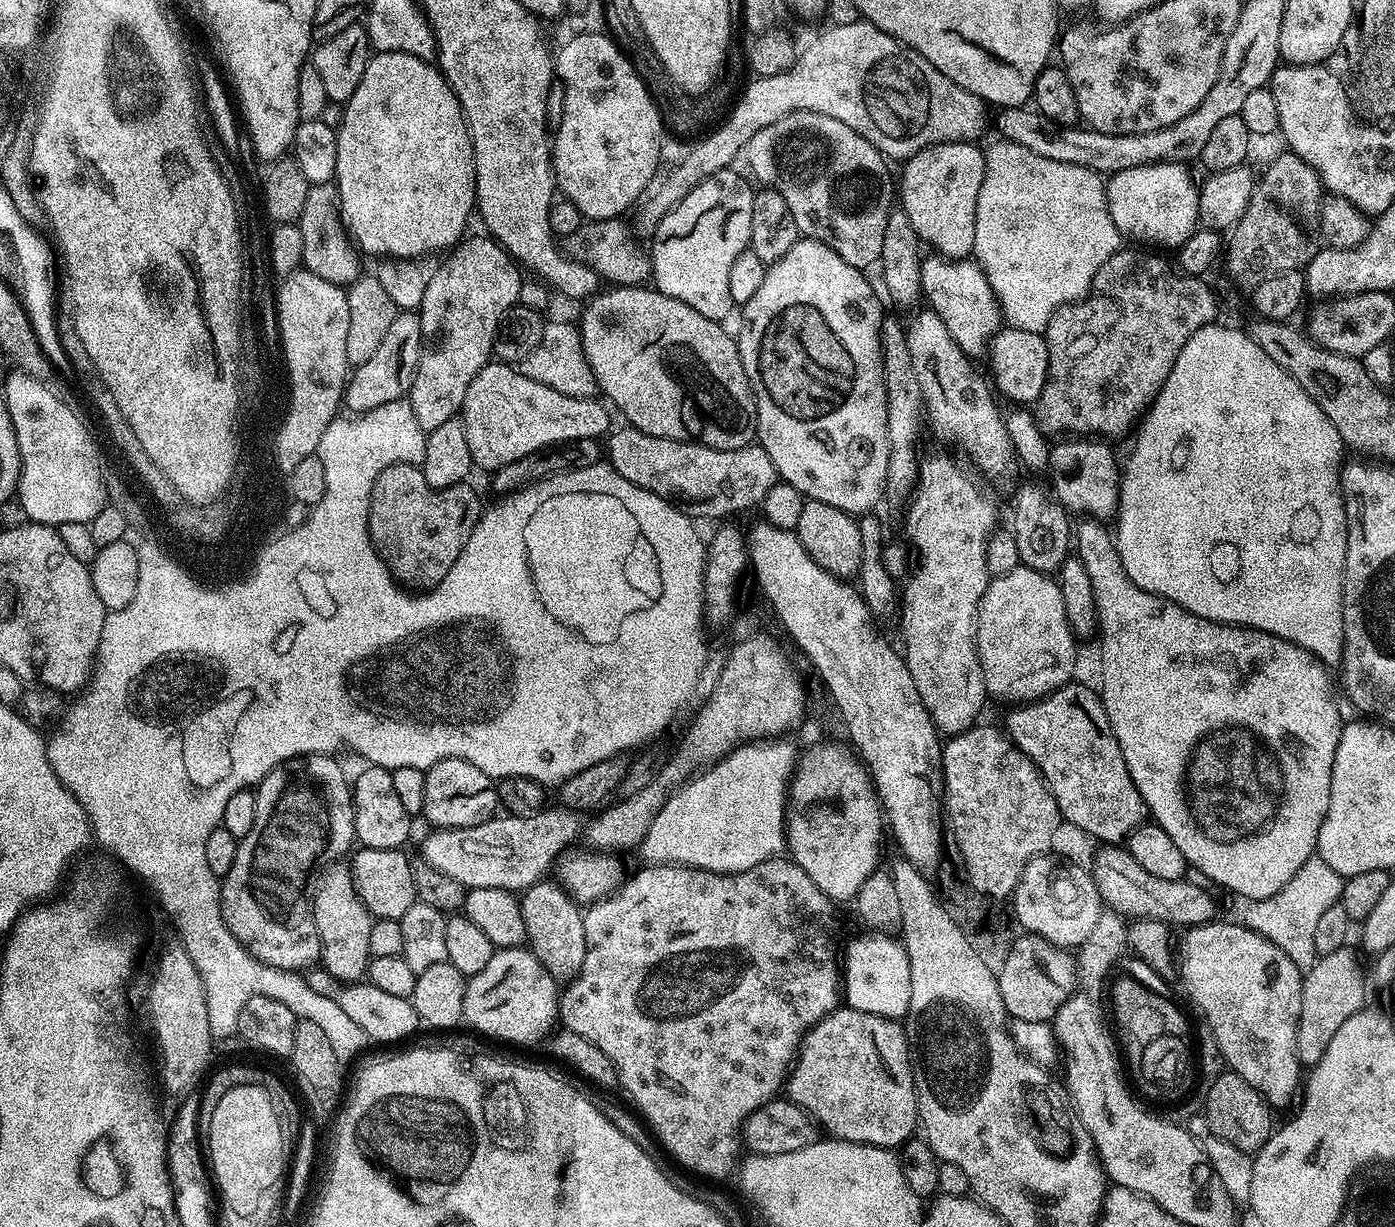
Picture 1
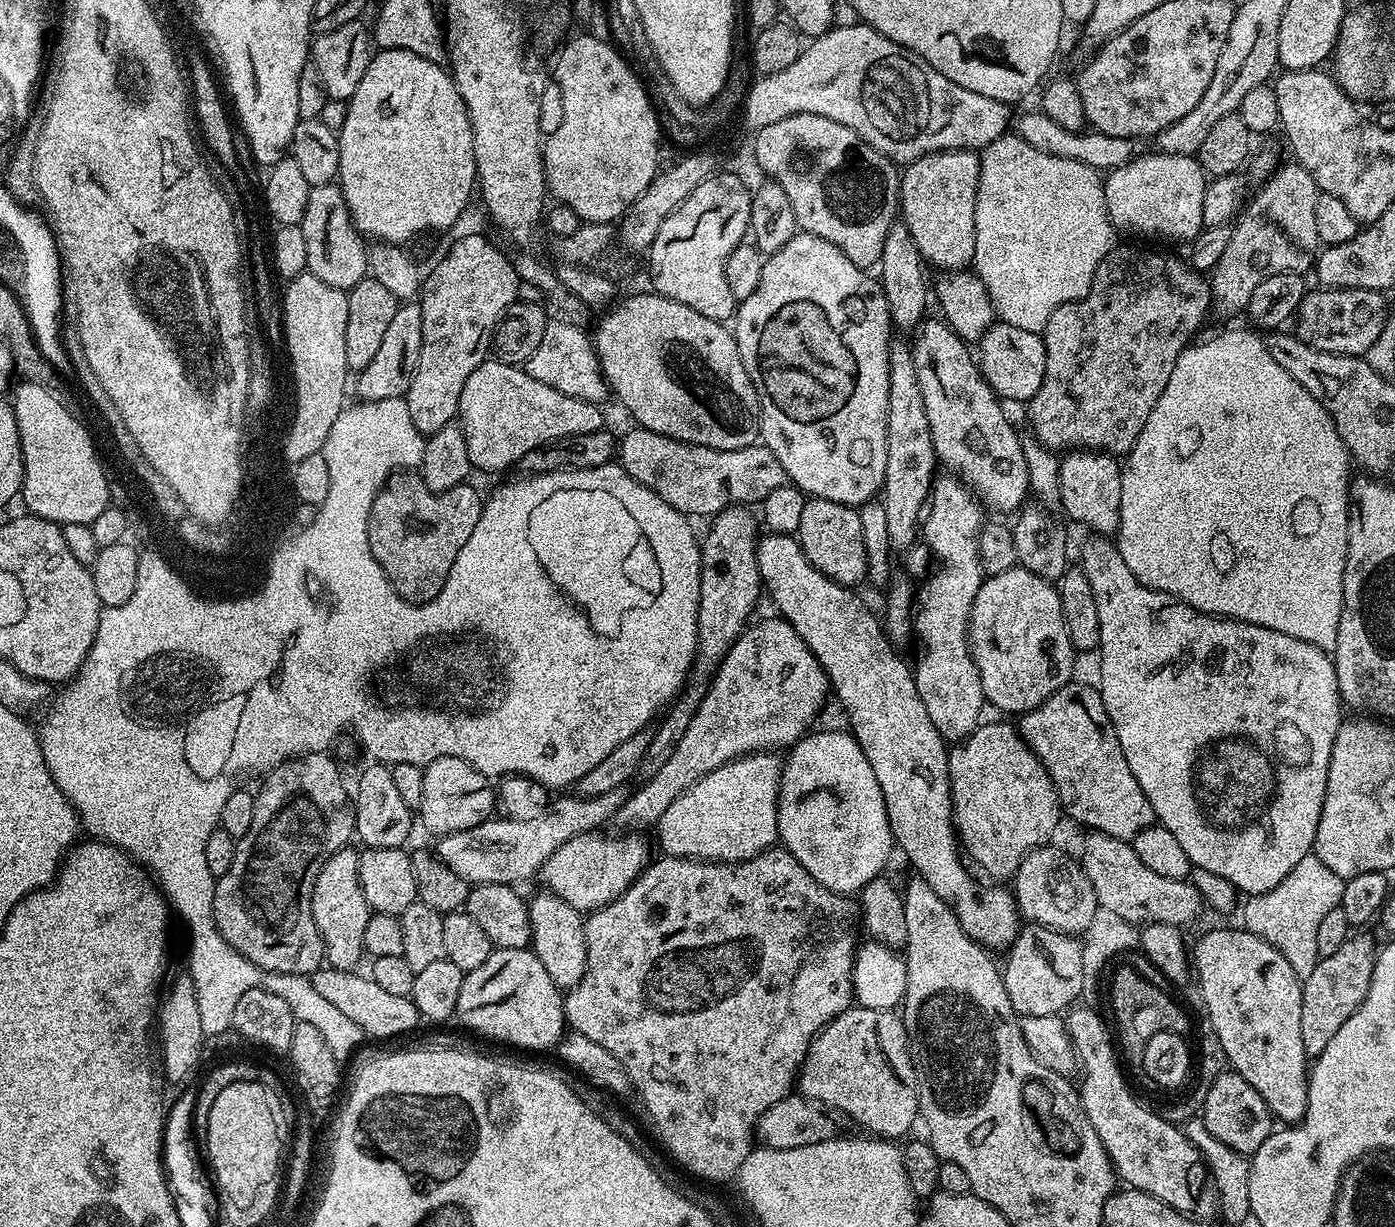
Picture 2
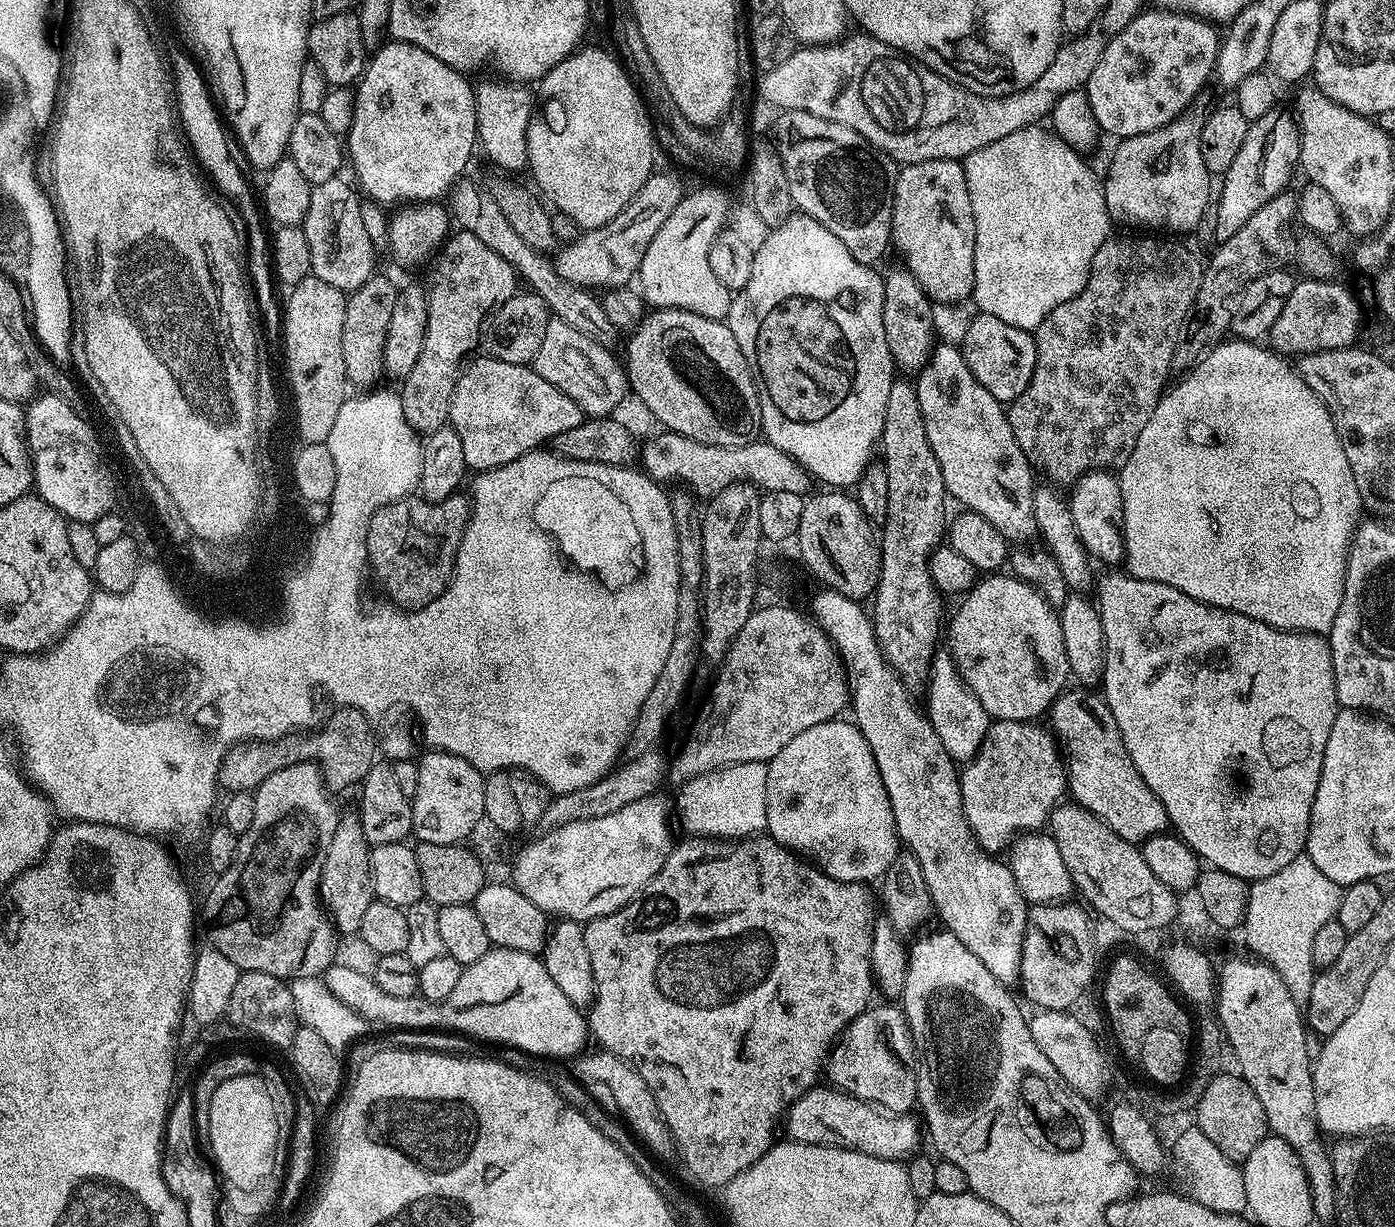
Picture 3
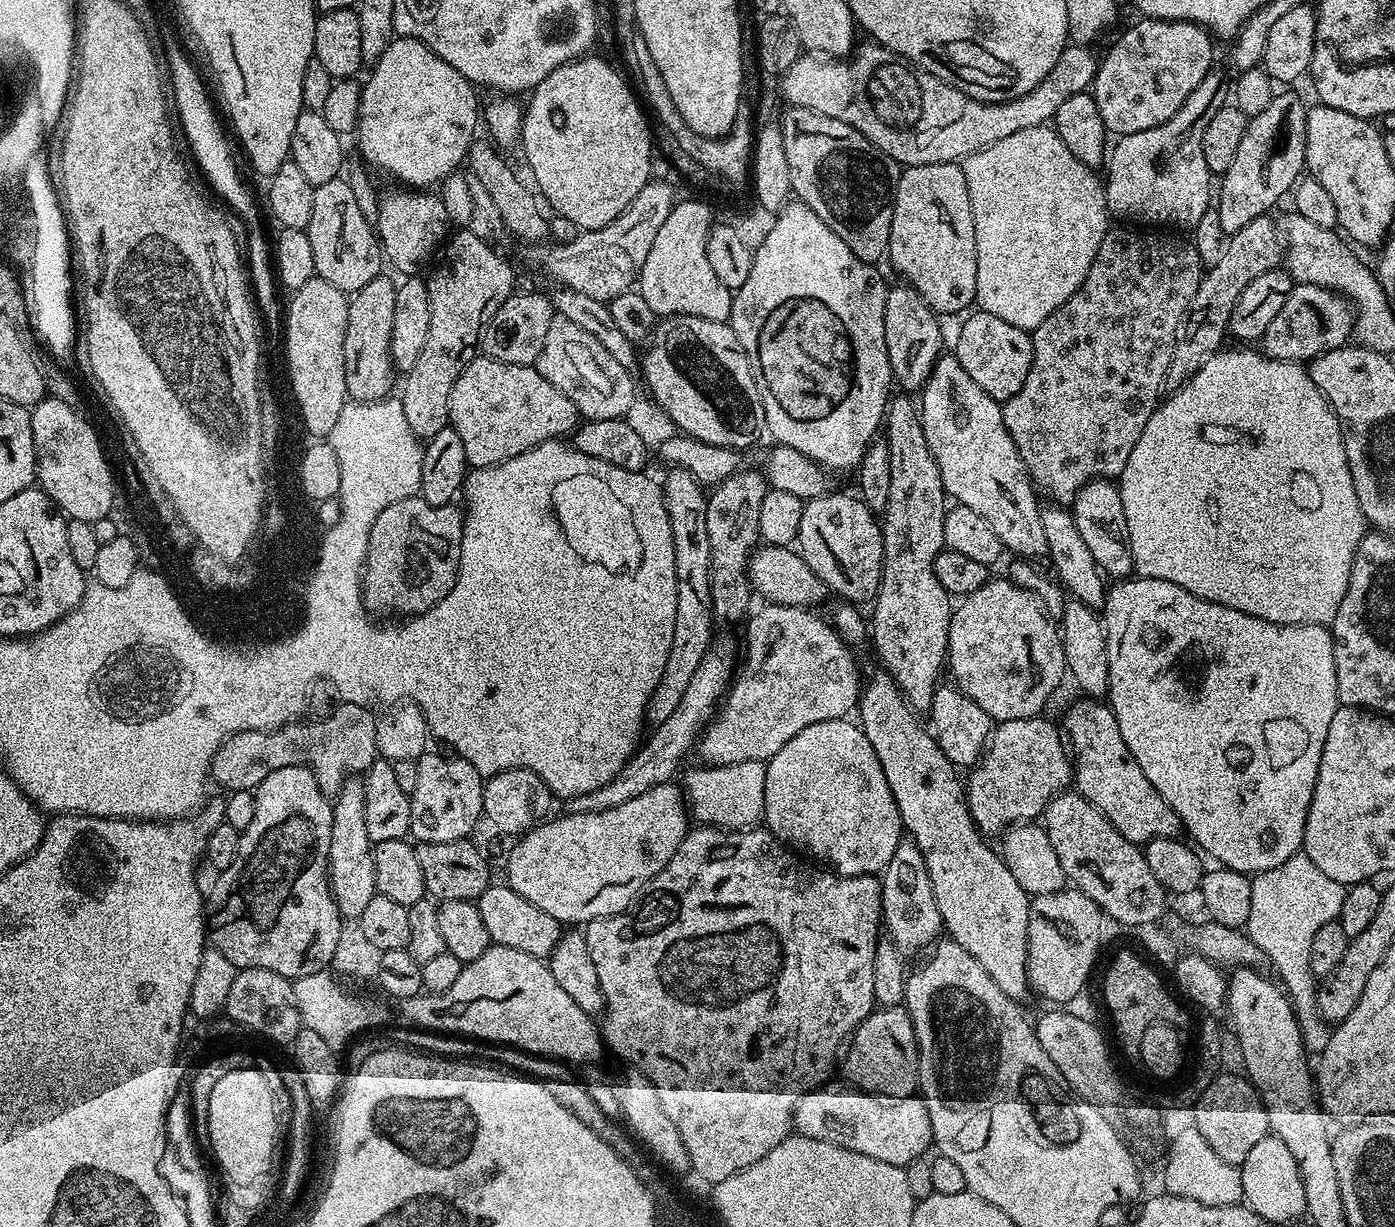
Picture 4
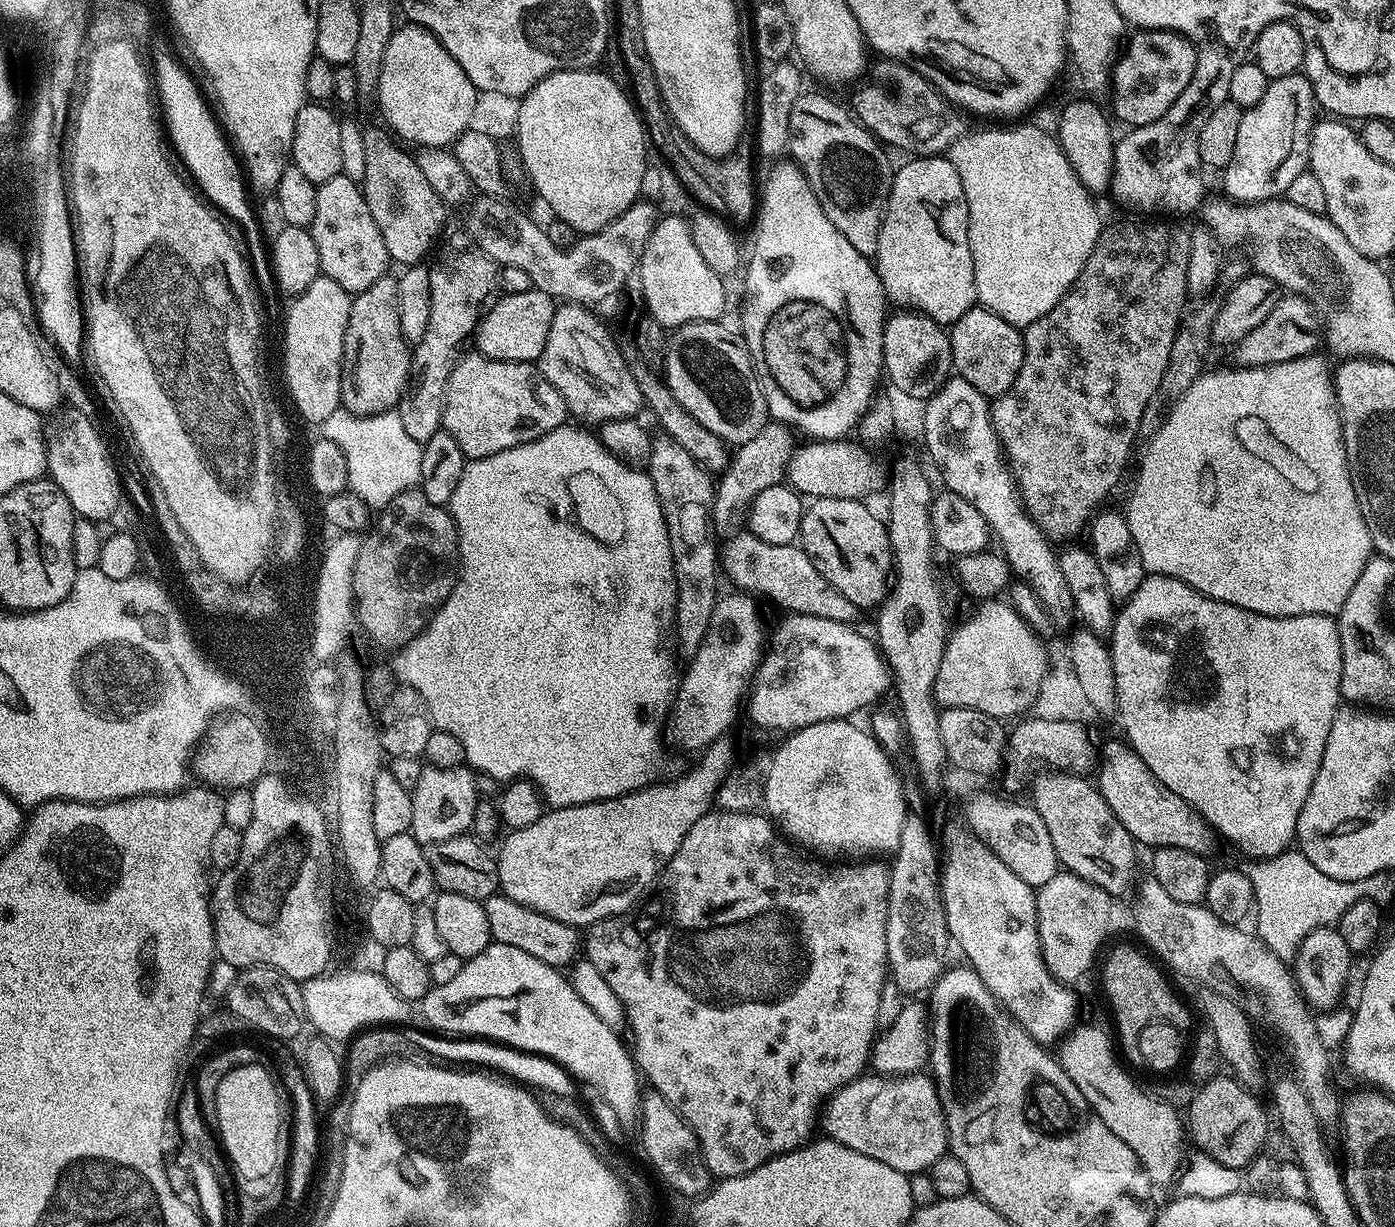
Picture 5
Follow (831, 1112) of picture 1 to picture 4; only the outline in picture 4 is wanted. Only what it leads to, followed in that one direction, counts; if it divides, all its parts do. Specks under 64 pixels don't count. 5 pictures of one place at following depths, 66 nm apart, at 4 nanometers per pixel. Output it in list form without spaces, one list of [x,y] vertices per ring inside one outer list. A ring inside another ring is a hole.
[[[897,1008],[874,1010],[856,1027],[842,1056],[842,1068],[849,1085],[878,1096],[911,1096],[920,1079],[920,1050],[907,1011]]]

